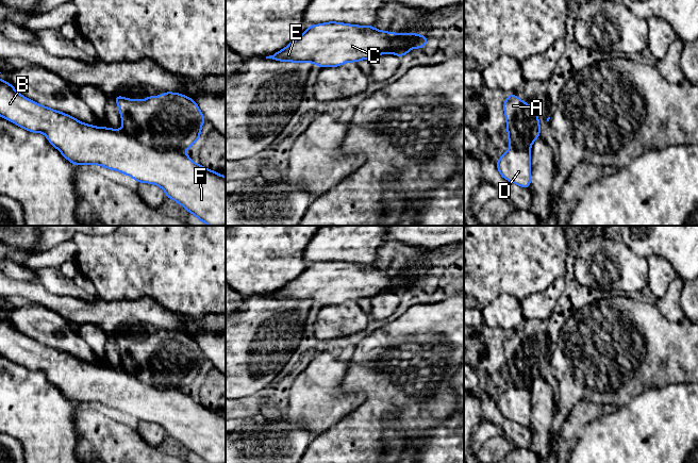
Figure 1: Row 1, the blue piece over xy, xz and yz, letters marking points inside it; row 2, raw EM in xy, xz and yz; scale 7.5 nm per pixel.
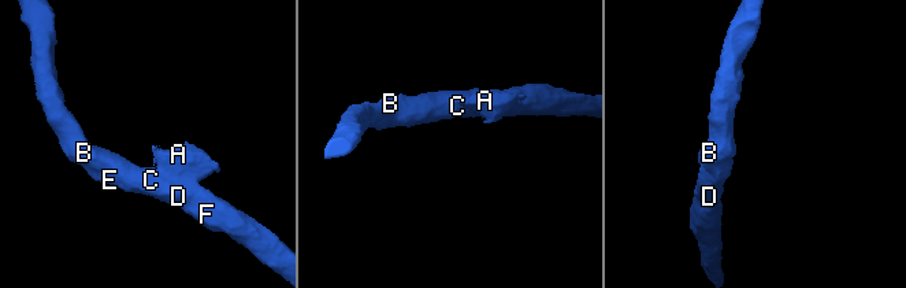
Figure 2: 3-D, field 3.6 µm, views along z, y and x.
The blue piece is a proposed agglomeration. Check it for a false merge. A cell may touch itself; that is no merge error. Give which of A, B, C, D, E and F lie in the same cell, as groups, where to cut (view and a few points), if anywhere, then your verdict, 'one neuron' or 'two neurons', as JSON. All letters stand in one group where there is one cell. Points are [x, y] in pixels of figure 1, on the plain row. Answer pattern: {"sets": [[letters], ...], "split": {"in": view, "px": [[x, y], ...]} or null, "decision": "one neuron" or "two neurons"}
{"sets": [["A"], ["B", "C", "D", "E", "F"]], "split": {"in": "xy", "px": [[123, 368], [150, 384], [175, 386], [184, 390]]}, "decision": "two neurons"}

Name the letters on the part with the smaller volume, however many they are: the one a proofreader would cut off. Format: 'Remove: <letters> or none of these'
Remove: A

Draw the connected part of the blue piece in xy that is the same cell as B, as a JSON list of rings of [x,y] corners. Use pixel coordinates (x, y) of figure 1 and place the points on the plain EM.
[[[0,317],[0,355],[32,371],[43,371],[48,380],[74,404],[100,403],[132,415],[139,421],[155,423],[164,428],[166,435],[184,445],[201,461],[226,463],[226,415],[196,402],[185,392],[176,387],[156,387],[140,381],[124,368],[99,366],[81,361],[63,350],[40,344],[19,332],[12,324]]]

